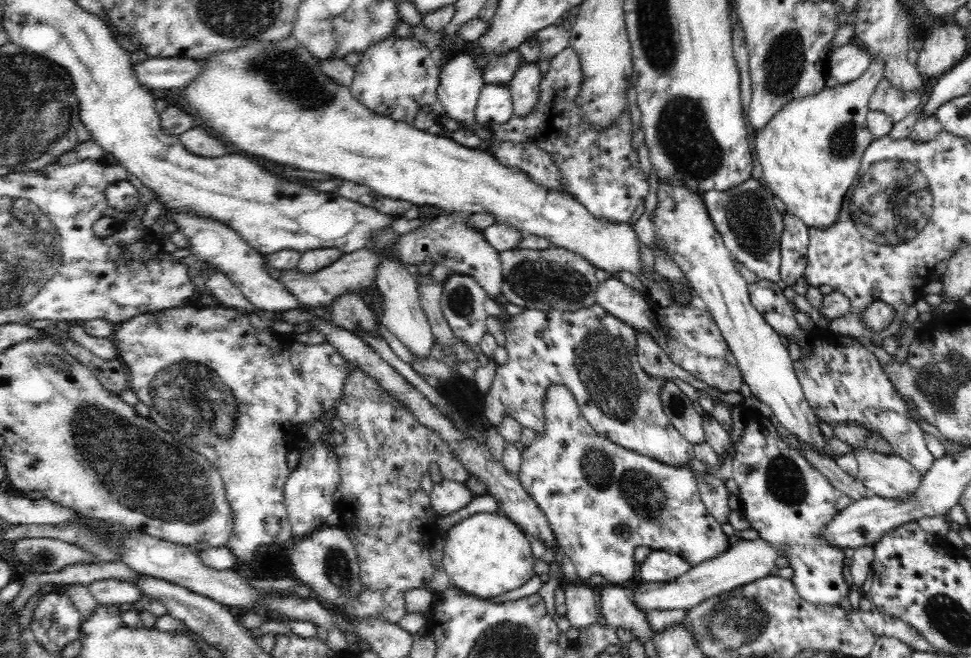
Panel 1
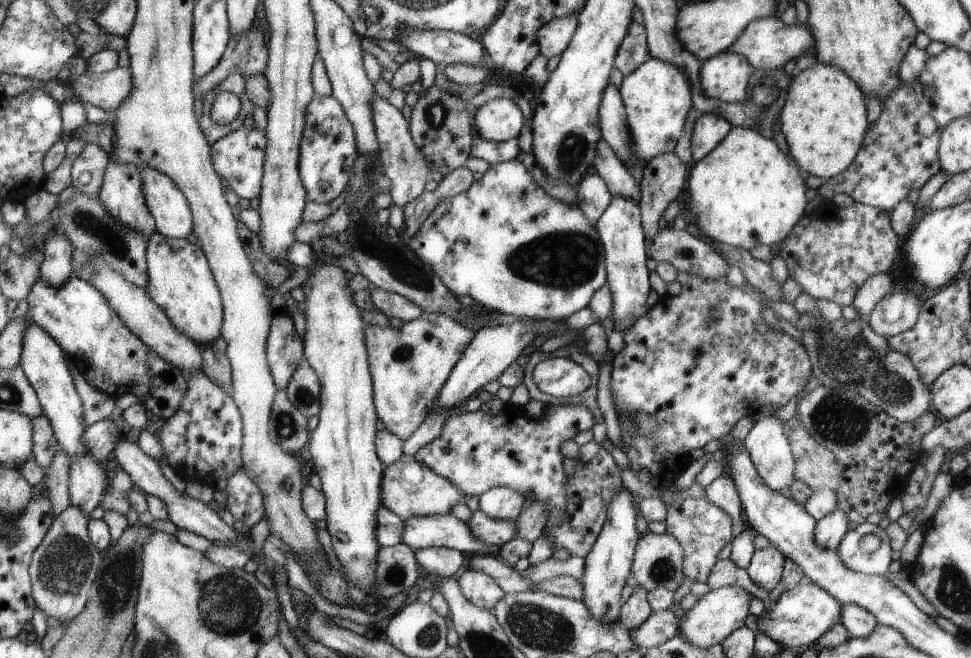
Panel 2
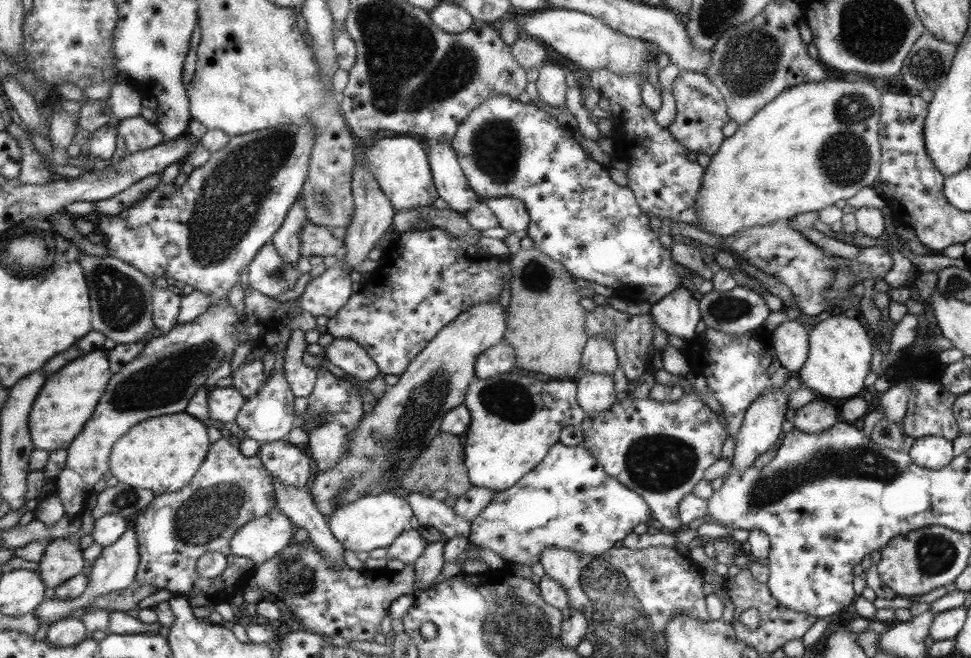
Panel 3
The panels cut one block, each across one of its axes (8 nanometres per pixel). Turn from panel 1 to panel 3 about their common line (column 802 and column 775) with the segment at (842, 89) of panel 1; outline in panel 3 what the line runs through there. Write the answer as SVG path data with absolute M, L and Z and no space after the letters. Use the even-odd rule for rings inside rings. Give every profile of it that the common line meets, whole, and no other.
M827 78L816 83L804 83L790 87L778 95L770 104L756 112L751 120L744 126L740 126L735 134L725 138L718 152L711 156L710 163L705 166L698 194L695 196L695 214L703 231L712 236L735 236L737 232L745 228L770 224L777 220L786 220L805 212L822 210L832 206L838 200L848 200L866 186L874 187L879 180L879 170L882 163L882 145L879 141L879 126L883 120L882 96L876 84L863 81L845 81L840 78Z

